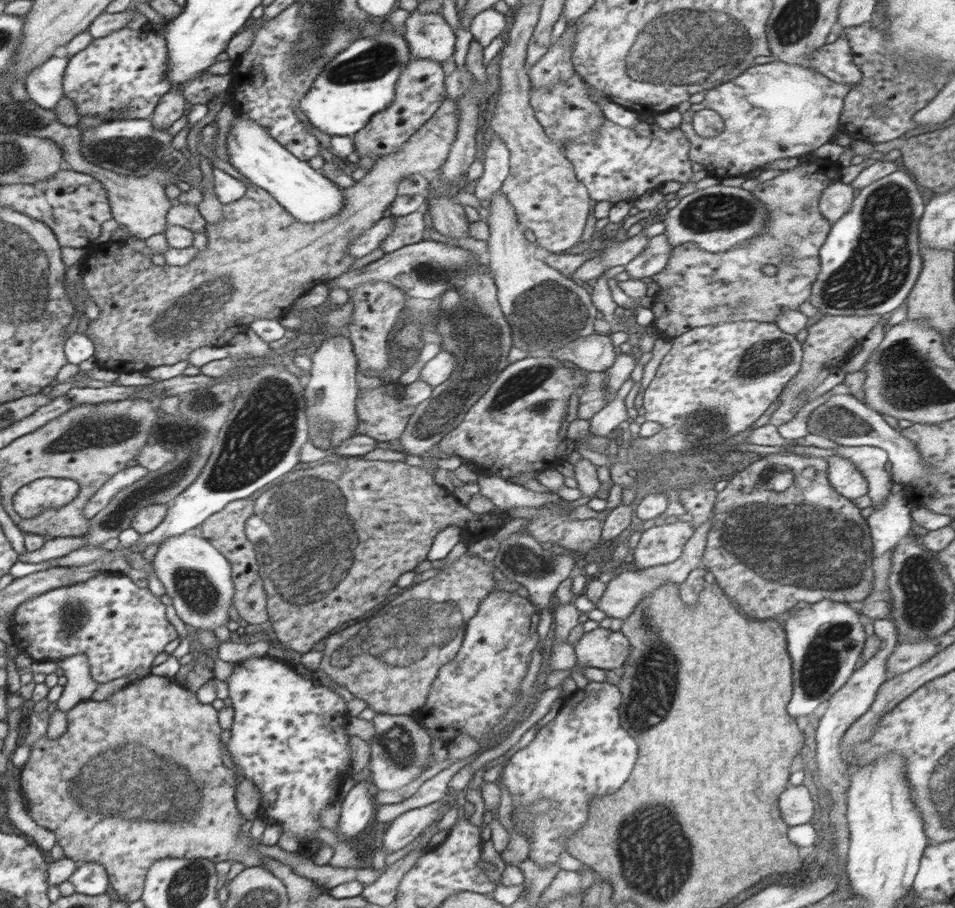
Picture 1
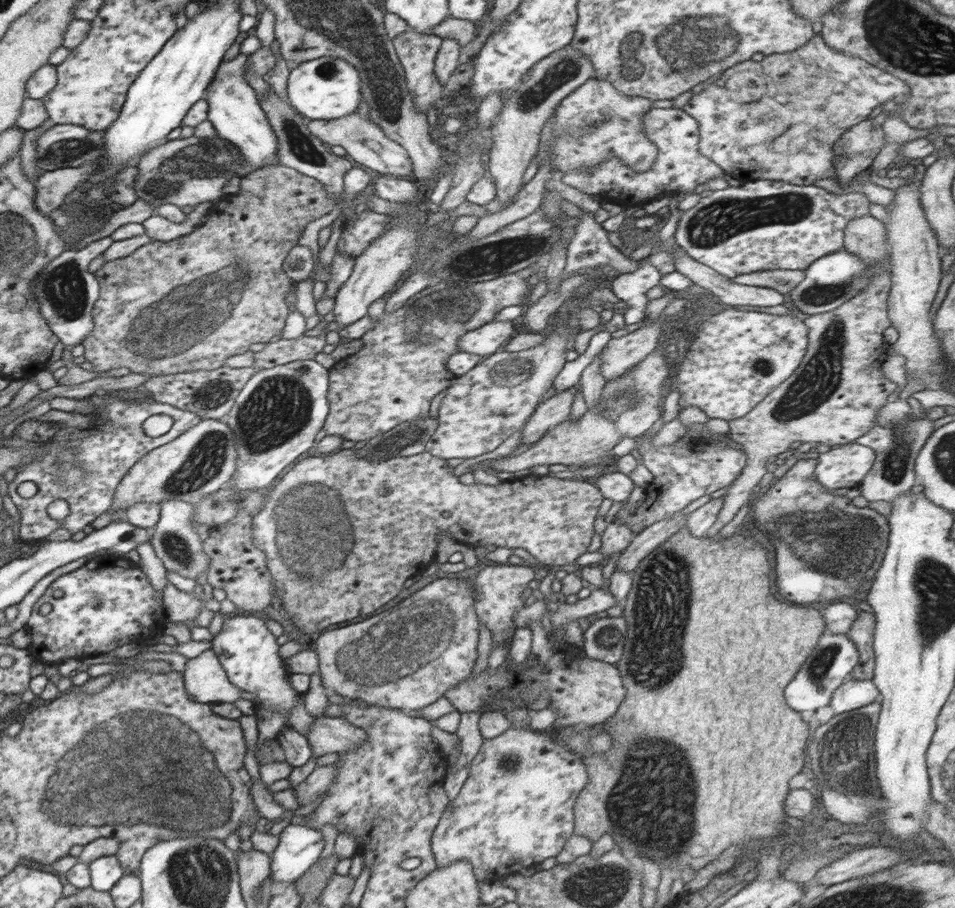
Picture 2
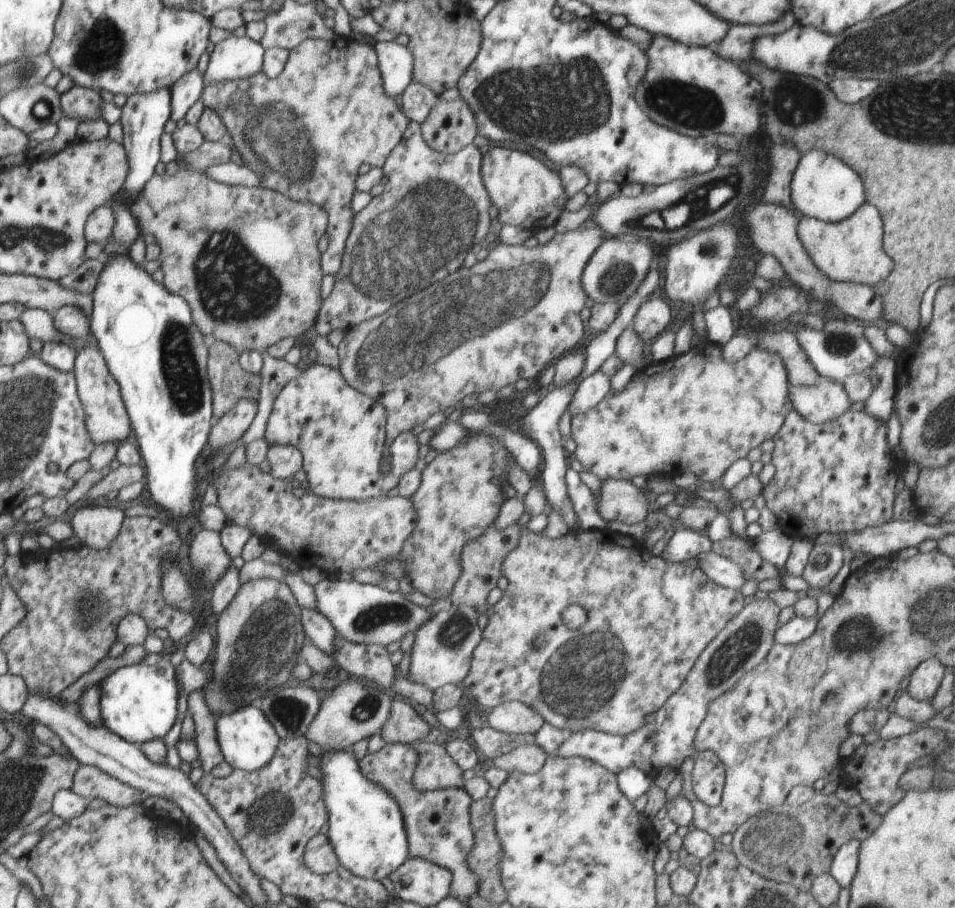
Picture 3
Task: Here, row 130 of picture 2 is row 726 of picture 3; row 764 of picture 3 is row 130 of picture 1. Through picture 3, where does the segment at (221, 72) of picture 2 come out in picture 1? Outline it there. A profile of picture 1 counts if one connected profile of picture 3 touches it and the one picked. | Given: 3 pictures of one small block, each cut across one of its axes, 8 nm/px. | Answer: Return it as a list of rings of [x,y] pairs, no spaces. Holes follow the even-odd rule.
[[[235,114],[234,117],[227,134],[228,162],[246,182],[267,191],[290,215],[306,224],[328,220],[343,209],[344,196],[338,185],[328,180],[322,172],[310,167],[308,161],[298,160],[274,140],[255,118],[242,117],[242,114]]]

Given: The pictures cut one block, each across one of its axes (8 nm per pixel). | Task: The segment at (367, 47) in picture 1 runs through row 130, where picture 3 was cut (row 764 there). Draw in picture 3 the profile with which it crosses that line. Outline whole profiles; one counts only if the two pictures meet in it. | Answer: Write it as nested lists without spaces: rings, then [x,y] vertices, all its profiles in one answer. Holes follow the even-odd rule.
[[[337,747],[336,750],[325,750],[320,755],[319,770],[322,774],[320,786],[322,786],[322,798],[324,798],[324,806],[328,810],[328,829],[327,838],[329,839],[334,853],[338,858],[339,865],[350,870],[355,876],[371,880],[384,880],[392,874],[392,870],[396,870],[398,866],[402,866],[402,862],[409,858],[409,841],[406,826],[404,826],[404,814],[400,808],[400,802],[396,802],[396,798],[384,790],[382,786],[378,786],[366,774],[364,770],[360,770],[360,759],[357,760],[353,750],[347,747]]]

